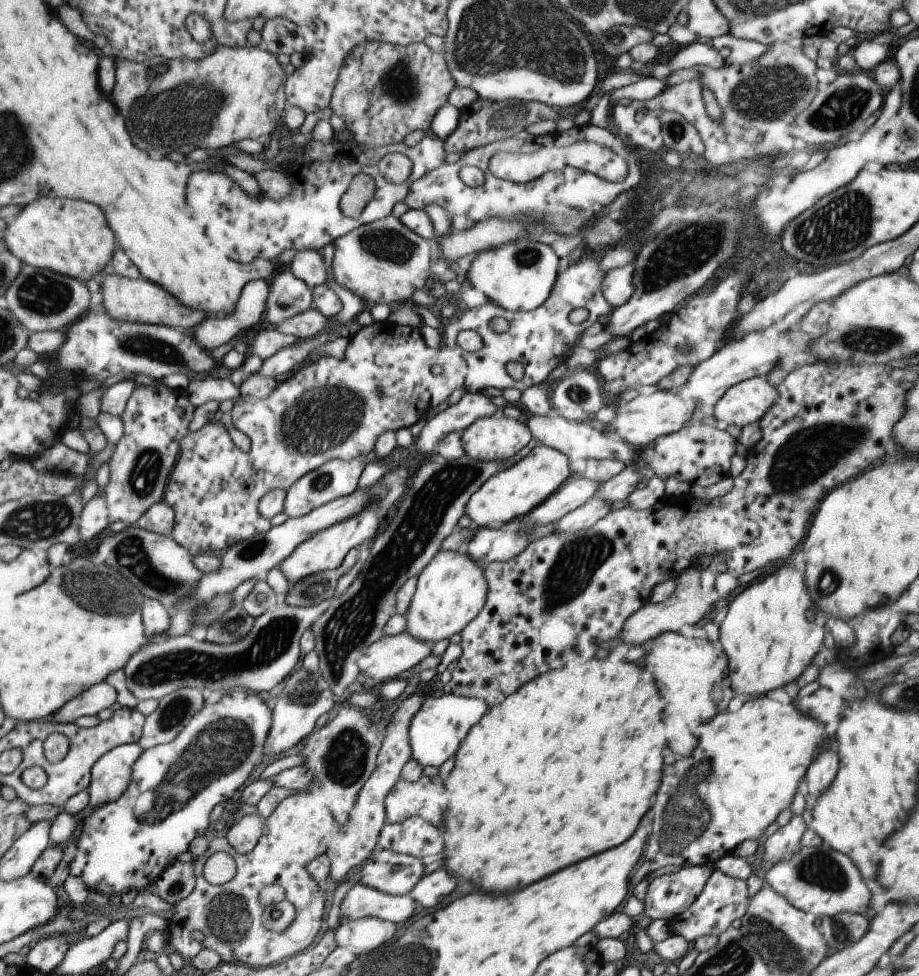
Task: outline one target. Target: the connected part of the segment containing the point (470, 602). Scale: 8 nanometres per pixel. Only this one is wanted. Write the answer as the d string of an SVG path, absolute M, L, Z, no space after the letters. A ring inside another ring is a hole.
M439 550L417 576L417 586L412 597L407 620L408 634L416 640L430 642L433 646L440 640L450 640L480 614L486 602L488 582L485 570L468 554Z

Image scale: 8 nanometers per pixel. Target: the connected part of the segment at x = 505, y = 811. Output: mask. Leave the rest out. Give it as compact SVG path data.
M592 658L585 663L579 663L562 669L554 669L534 678L522 685L504 702L489 707L488 712L470 729L466 738L456 751L454 767L446 780L447 811L441 835L443 838L443 867L456 878L468 876L472 884L486 894L506 894L514 890L522 890L566 866L572 866L584 858L590 858L605 850L625 843L638 826L642 817L651 810L654 796L662 778L662 752L666 746L664 724L660 714L660 696L658 686L650 680L648 672L638 668L638 663L611 662L608 658Z

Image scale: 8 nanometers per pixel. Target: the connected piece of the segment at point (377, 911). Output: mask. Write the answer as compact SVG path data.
M360 882L352 886L342 902L340 912L348 916L350 920L376 916L376 918L388 918L392 922L401 925L400 920L406 920L416 910L416 902L410 893L396 898L396 895L385 894Z

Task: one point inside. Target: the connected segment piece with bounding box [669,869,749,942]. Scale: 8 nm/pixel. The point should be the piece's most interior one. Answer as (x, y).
(723, 901)

